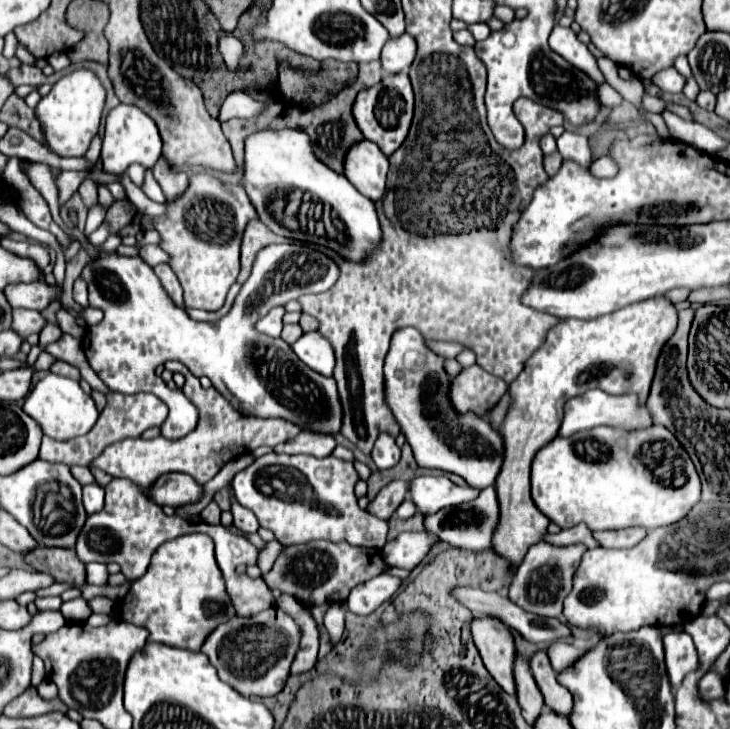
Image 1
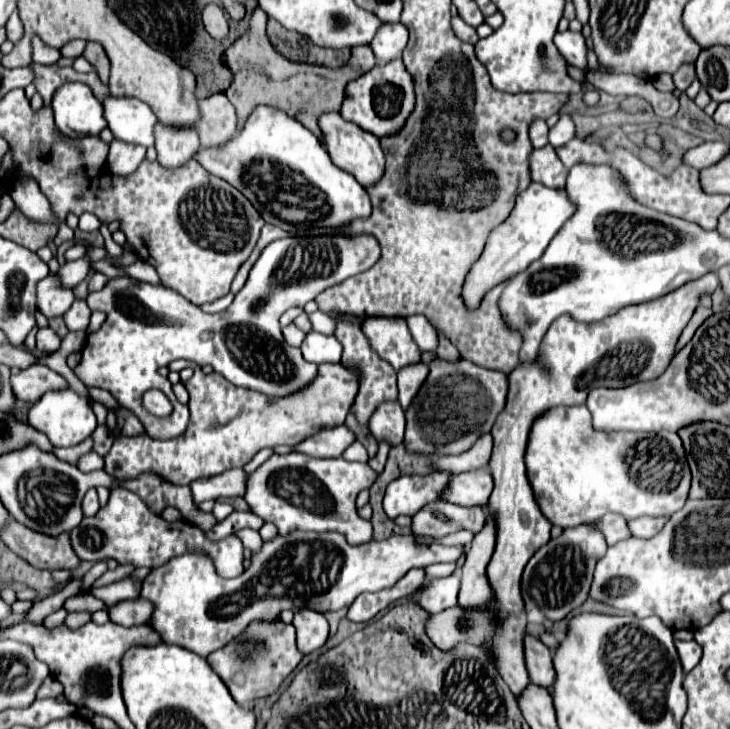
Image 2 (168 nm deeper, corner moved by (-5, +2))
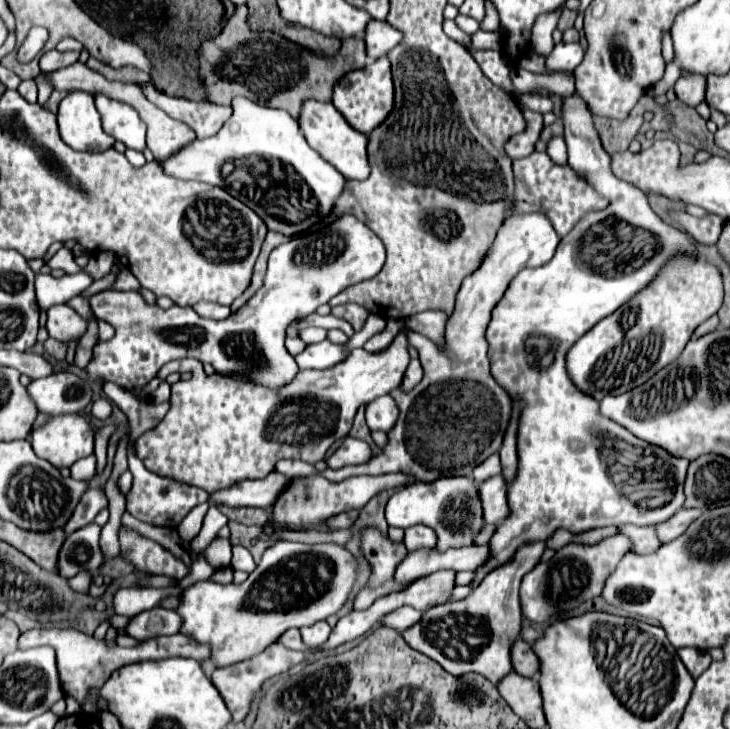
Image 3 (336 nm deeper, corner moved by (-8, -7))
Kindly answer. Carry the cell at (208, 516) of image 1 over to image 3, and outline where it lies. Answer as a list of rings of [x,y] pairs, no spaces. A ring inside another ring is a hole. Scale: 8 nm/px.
[[[204,502],[204,504],[200,504],[200,506],[196,506],[182,522],[180,522],[180,526],[178,526],[178,534],[180,534],[180,538],[182,540],[186,540],[186,542],[190,542],[192,538],[196,538],[198,536],[198,532],[200,532],[200,528],[202,528],[202,520],[204,520],[204,516],[206,516],[206,512],[208,512],[208,502]]]

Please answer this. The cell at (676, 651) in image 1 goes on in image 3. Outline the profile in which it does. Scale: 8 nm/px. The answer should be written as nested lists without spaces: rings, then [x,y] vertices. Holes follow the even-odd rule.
[[[680,648],[678,656],[682,658],[682,662],[688,668],[688,672],[692,676],[696,676],[696,678],[712,664],[710,654],[706,650],[698,650],[698,648]]]

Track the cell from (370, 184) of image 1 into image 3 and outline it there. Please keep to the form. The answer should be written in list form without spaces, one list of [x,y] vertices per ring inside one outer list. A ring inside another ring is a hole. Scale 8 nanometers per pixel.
[[[304,100],[304,106],[300,110],[300,132],[304,134],[306,142],[332,166],[338,168],[338,172],[348,180],[364,180],[368,178],[368,160],[366,160],[366,136],[356,132],[346,118],[332,106],[316,100]]]

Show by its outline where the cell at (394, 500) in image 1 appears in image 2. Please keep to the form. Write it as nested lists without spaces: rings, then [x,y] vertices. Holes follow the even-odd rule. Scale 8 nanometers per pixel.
[[[449,471],[431,475],[403,475],[389,483],[383,509],[395,519],[399,515],[415,515],[425,503],[439,499],[441,487],[449,481]]]

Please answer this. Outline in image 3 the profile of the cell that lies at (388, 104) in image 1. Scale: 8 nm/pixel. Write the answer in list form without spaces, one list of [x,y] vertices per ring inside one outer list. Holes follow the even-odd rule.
[[[382,56],[376,62],[342,76],[332,90],[332,104],[338,108],[338,112],[344,114],[348,124],[362,134],[368,134],[372,132],[372,128],[376,128],[376,124],[382,124],[394,104],[394,88],[388,58]]]

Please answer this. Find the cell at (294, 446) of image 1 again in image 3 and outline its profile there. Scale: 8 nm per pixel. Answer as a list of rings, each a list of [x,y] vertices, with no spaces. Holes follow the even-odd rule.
[[[346,436],[342,446],[330,456],[328,466],[330,468],[342,468],[350,464],[366,464],[372,458],[372,450],[368,450],[368,444],[364,440],[356,440]]]

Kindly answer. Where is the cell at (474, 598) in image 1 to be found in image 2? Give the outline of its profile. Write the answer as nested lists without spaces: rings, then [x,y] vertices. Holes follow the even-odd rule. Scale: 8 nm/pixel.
[[[451,575],[445,579],[435,579],[423,587],[423,591],[417,595],[421,607],[425,607],[429,613],[439,613],[449,607],[457,605],[461,579],[459,575]]]

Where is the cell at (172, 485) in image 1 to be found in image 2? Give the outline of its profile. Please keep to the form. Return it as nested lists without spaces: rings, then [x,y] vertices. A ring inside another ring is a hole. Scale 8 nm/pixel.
[[[229,469],[209,479],[197,479],[189,487],[193,493],[195,505],[209,499],[217,501],[219,497],[237,497],[237,495],[241,497],[245,493],[245,471]]]

